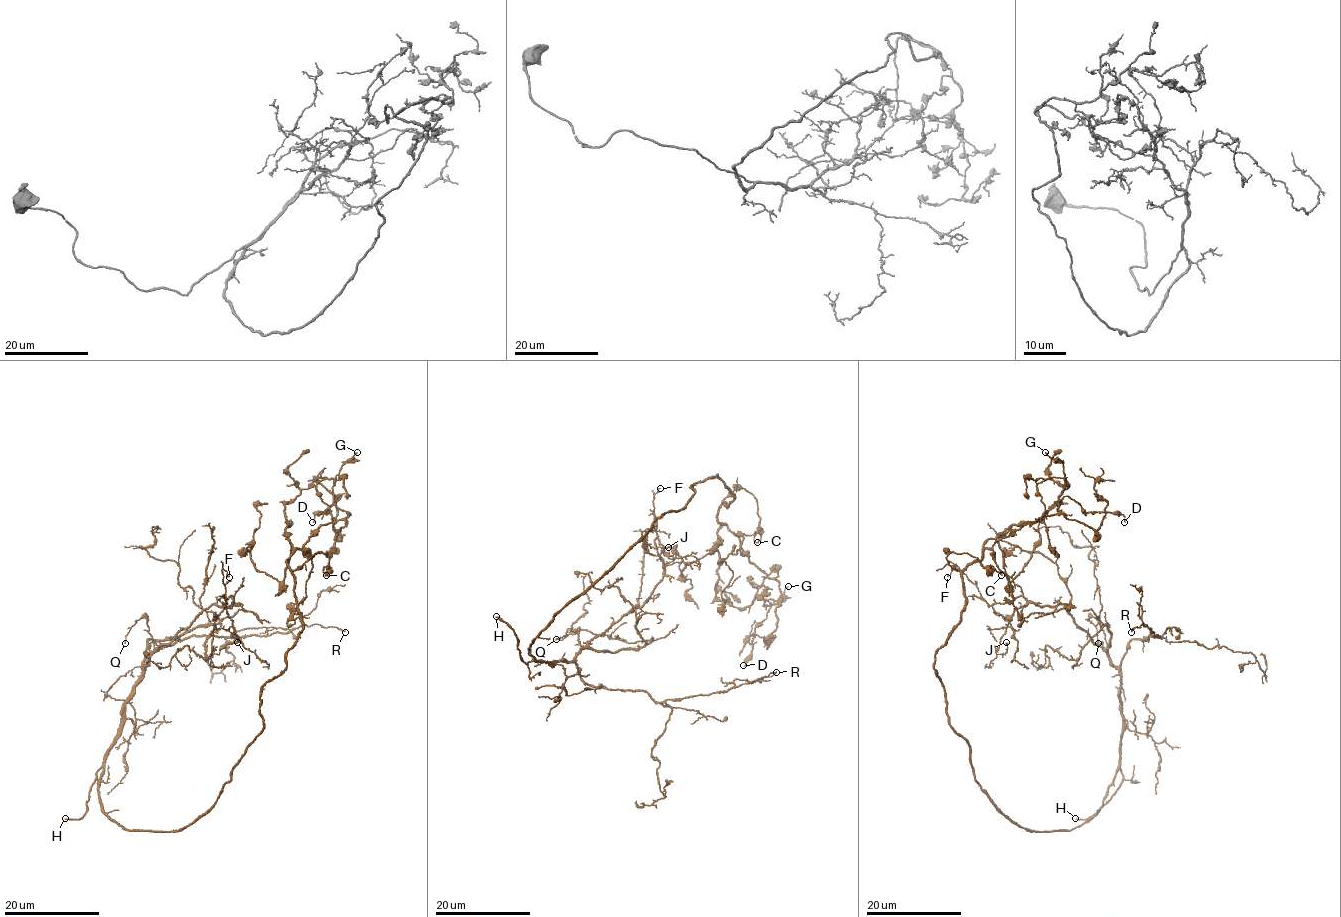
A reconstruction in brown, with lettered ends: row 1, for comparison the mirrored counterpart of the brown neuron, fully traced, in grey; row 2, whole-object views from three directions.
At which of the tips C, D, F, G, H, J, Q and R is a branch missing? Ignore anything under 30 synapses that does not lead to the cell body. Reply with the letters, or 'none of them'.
H

